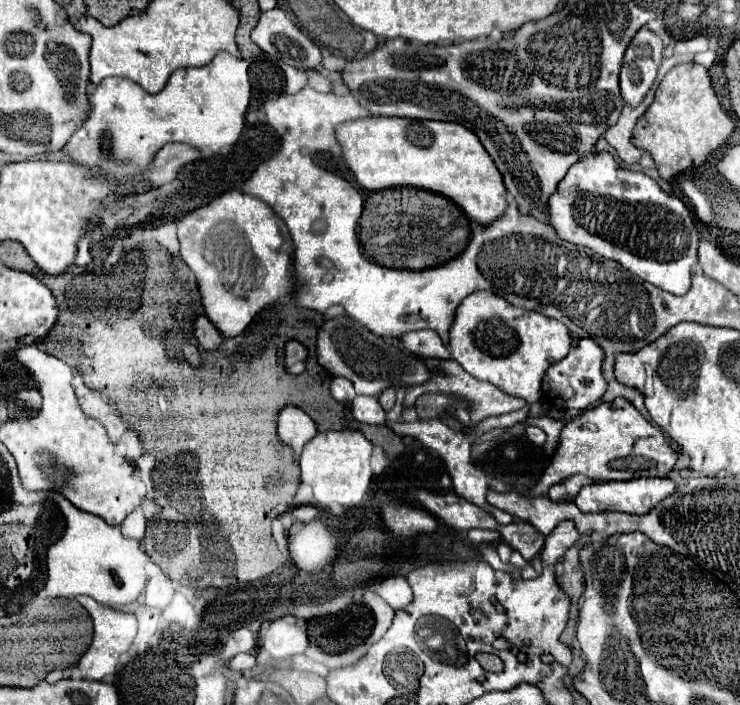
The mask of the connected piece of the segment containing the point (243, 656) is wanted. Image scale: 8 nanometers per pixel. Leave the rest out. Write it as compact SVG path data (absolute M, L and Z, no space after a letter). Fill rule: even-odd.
M240 653L240 655L232 657L230 663L228 663L228 667L232 671L238 671L238 673L244 673L244 671L252 669L254 665L256 665L256 655L254 653Z

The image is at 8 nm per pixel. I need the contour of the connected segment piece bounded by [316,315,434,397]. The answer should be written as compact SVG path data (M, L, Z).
M346 315L326 321L316 337L318 363L332 375L346 377L354 383L356 395L380 395L388 387L414 387L426 383L428 375L434 371L434 363L394 345L392 341L374 335L370 329L364 329L360 323L348 319Z

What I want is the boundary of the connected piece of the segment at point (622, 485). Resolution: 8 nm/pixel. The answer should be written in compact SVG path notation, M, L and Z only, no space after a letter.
M630 479L630 481L594 481L590 485L584 485L574 503L582 511L624 511L624 513L634 513L642 515L648 513L652 507L656 507L662 499L672 495L676 491L676 483L670 479Z

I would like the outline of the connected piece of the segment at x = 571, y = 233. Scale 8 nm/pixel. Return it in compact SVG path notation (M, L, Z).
M590 153L572 165L548 207L550 225L562 239L620 263L632 275L672 295L690 289L692 265L698 261L698 229L688 207L664 193L648 175L622 169L610 153Z

